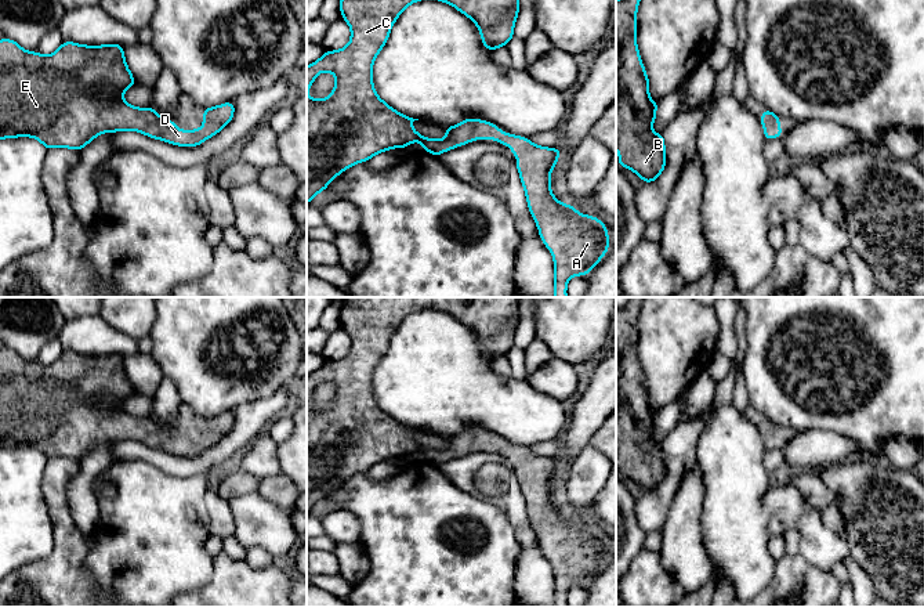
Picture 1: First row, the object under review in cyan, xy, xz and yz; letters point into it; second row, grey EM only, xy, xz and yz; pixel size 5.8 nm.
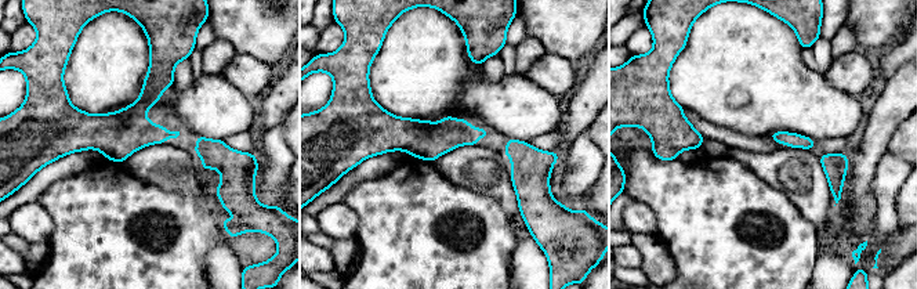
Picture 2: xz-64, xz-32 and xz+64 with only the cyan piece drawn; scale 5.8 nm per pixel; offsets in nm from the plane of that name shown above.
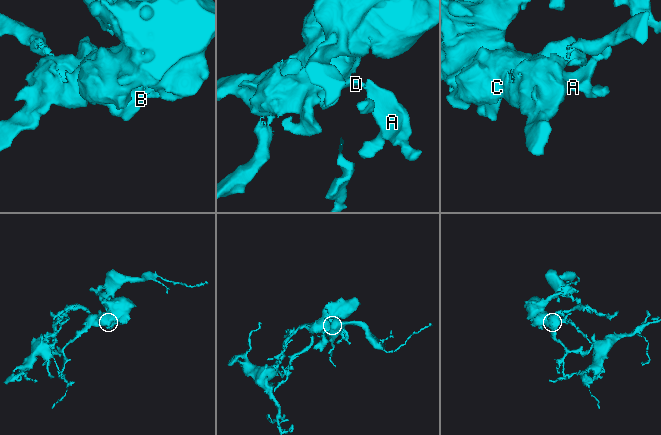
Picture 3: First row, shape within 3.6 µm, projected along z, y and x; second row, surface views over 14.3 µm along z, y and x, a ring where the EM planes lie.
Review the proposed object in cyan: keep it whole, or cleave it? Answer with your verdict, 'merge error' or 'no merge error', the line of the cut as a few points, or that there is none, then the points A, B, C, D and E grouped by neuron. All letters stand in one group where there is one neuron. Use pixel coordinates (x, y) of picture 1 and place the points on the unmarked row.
no merge error; cut none; groups A B C D E

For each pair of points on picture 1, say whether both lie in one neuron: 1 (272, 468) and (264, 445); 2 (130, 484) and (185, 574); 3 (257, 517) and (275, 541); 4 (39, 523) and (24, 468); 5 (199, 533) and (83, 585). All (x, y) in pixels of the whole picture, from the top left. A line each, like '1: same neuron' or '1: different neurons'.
1: same neuron
2: same neuron
3: same neuron
4: same neuron
5: different neurons

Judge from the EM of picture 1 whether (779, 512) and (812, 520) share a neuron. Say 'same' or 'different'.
different

